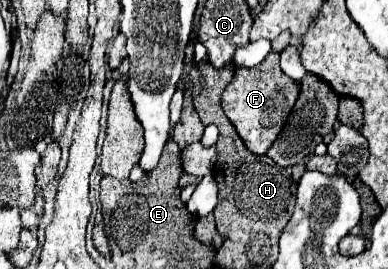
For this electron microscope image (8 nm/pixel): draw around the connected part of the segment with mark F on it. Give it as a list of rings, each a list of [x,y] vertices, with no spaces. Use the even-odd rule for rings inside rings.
[[[271,51],[263,63],[253,69],[235,69],[231,83],[221,95],[225,115],[235,125],[247,149],[255,155],[265,155],[279,137],[295,101],[299,97],[299,83],[287,77],[279,67],[279,53]]]

